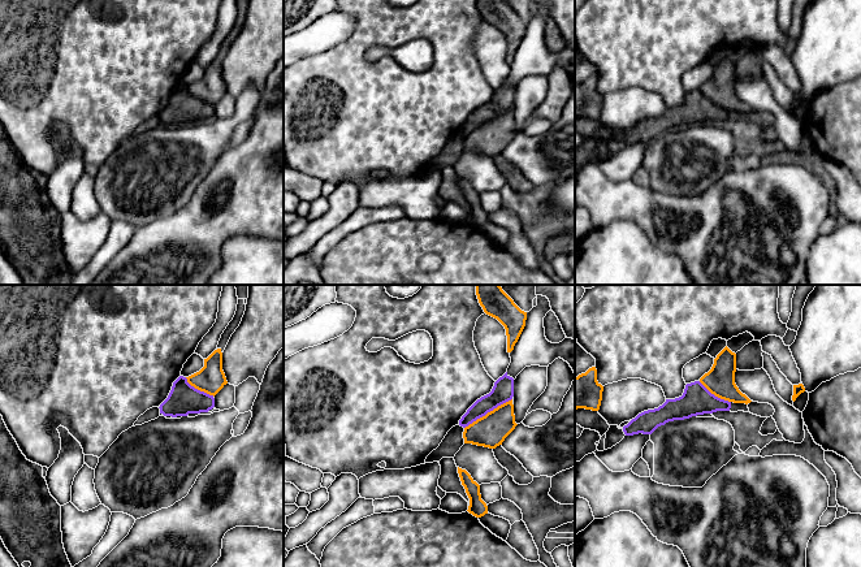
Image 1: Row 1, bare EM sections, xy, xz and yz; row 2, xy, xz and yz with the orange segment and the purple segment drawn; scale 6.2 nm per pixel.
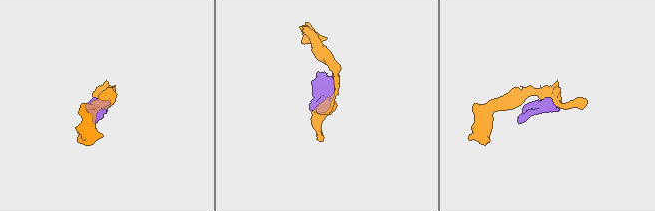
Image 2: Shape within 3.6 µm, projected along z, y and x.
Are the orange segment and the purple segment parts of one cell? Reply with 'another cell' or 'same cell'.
another cell

